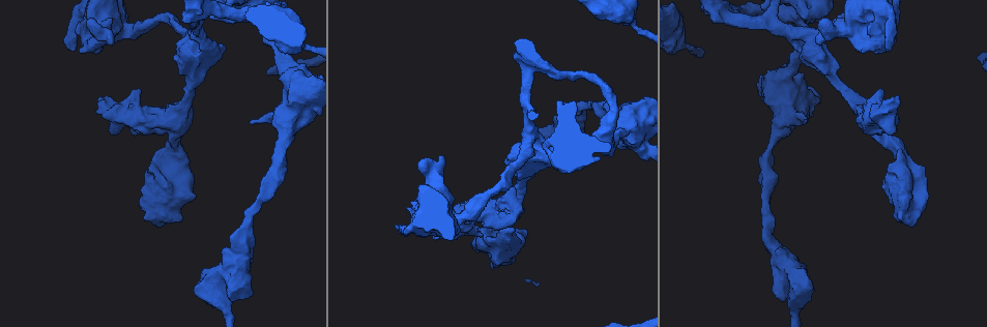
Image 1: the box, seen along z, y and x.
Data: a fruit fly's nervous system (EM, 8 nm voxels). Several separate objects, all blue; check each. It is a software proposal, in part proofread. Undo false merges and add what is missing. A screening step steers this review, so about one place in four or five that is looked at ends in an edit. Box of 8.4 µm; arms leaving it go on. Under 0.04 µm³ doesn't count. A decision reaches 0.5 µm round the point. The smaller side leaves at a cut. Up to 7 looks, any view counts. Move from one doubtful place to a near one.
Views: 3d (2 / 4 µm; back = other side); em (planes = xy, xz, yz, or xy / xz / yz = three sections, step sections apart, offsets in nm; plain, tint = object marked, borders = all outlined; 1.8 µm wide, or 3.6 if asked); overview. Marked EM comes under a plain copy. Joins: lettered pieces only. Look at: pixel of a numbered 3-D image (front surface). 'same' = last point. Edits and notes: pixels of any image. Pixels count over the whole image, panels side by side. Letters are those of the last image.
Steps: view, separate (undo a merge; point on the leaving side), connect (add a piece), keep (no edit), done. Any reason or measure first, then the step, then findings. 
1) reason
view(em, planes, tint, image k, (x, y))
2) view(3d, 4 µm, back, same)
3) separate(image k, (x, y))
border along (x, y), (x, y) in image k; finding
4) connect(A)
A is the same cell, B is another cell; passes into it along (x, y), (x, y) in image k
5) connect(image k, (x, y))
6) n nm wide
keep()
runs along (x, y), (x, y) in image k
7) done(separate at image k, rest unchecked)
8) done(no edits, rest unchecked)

calibre changes
view(em, xy, step 8, tint, image 1, (82, 18))

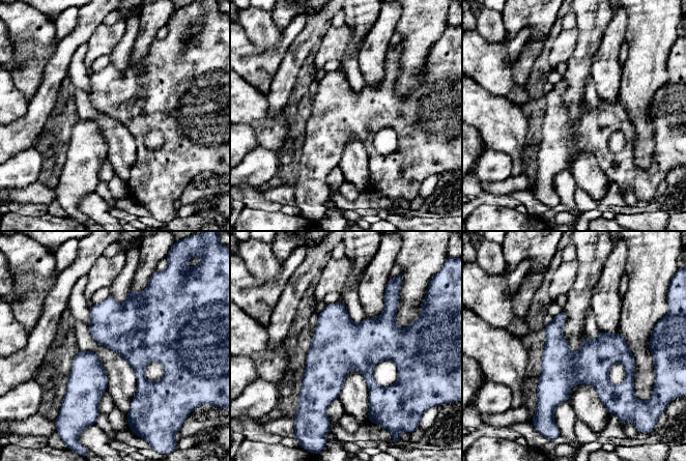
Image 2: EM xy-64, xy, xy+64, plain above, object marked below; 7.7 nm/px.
view(em, planes, borders, same)

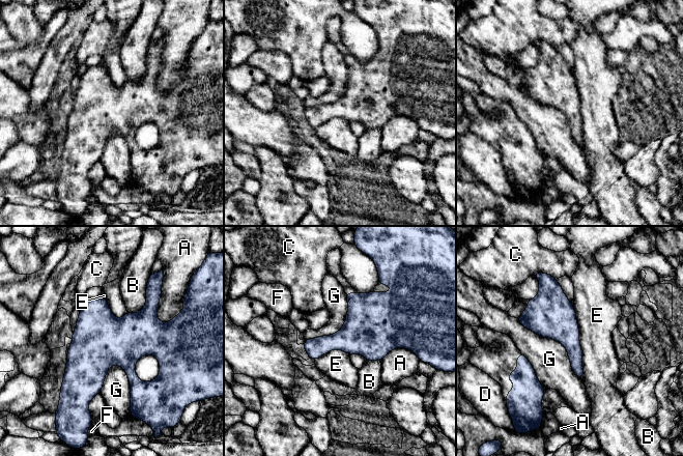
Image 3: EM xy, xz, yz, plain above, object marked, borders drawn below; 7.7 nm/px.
G touches over 700 nm
keep()
A, B, C, D, E, F and G are other cells; one neuron here

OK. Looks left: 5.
sharp bend
view(em, 3.6 µm, planes, borders, image 1, (526, 152))

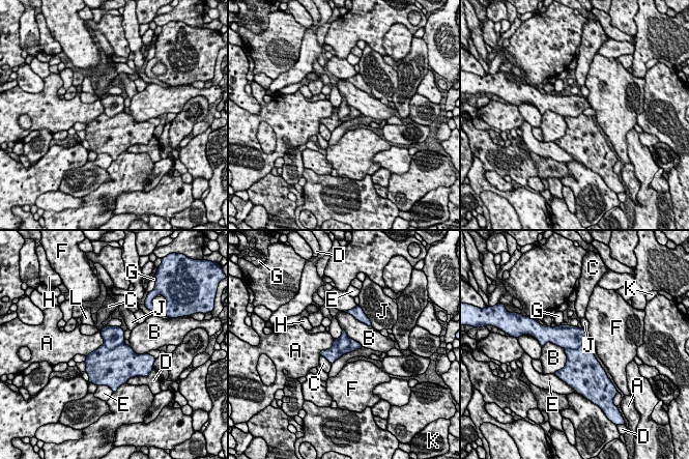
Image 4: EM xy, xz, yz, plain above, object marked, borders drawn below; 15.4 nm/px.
keep()
A, B, C, D, E, F, G, H, J, K and L are other cells; border along (101, 332), (103, 343), (85, 355) in image 4; continuous, no second neuron

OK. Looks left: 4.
sharp bend
view(em, 3.6 µm, yz, step 4, tint, image 1, (292, 106))

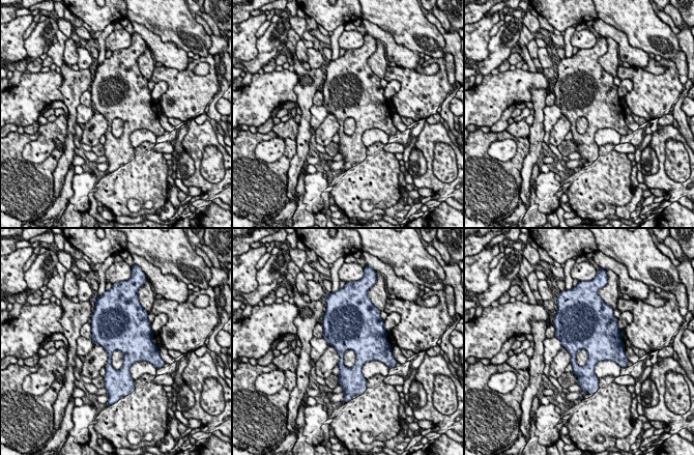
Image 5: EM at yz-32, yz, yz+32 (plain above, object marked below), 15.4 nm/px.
view(em, 3.6 µm, planes, borders, same)

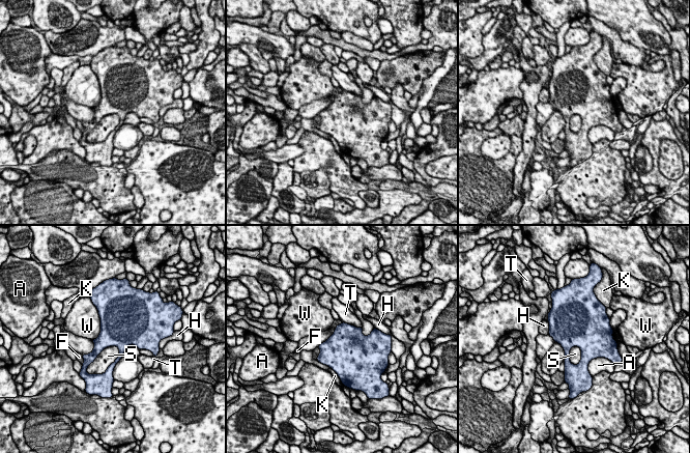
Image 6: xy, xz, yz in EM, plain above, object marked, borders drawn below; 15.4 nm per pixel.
keep()
A, F, H, K, S, T and W are other cells; border along (119, 348), (107, 346), (86, 368) in image 6; continuous, no second neuron

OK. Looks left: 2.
done(no edits, rest unchecked)

